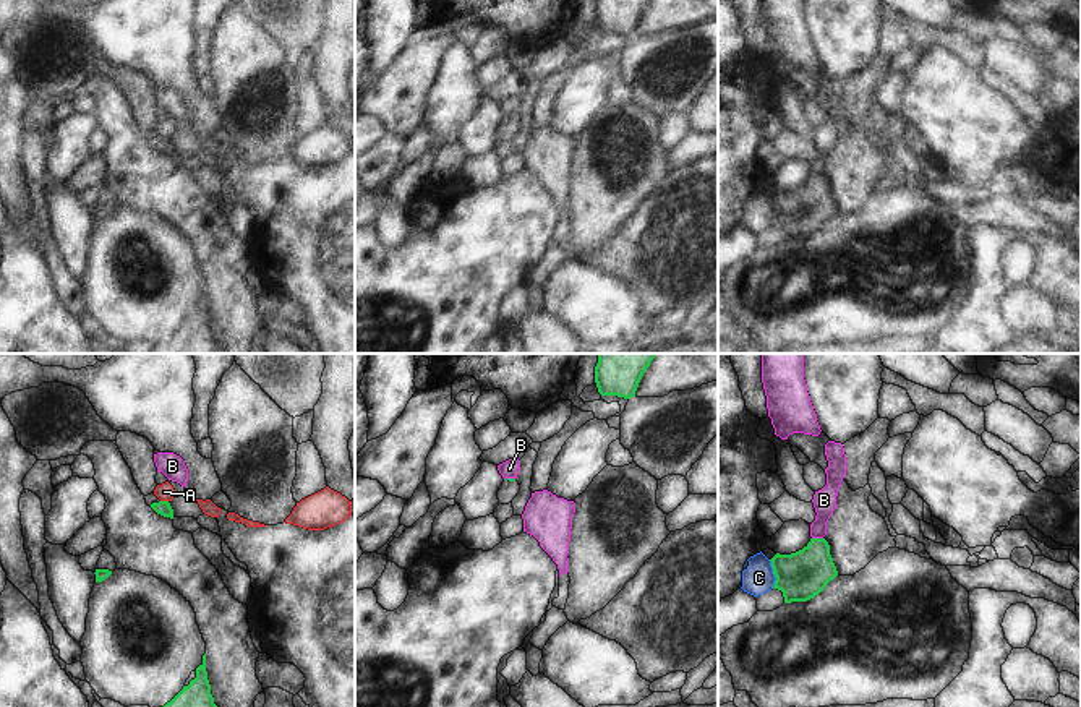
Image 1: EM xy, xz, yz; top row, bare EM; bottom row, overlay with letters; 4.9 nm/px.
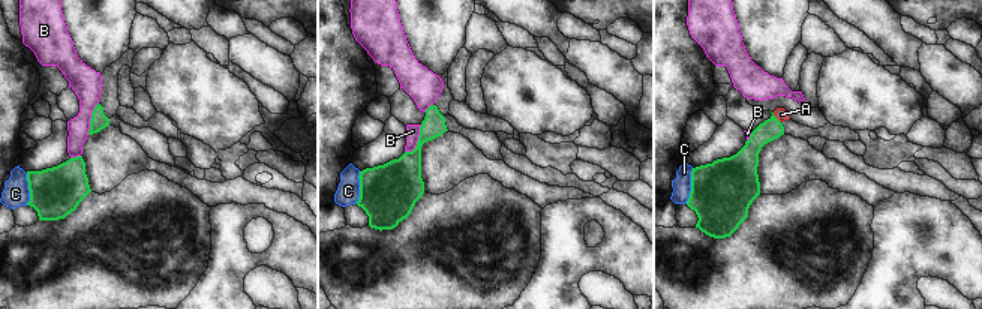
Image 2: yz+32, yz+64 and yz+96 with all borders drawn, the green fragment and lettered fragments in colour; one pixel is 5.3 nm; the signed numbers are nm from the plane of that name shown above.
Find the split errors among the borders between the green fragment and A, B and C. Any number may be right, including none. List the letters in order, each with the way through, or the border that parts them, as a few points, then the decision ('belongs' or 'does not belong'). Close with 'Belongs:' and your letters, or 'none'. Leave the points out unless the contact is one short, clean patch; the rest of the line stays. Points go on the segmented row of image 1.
A: does not belong
B: does not belong
C: along yz (769, 560), (775, 578), (773, 587) | does not belong
Belongs: none

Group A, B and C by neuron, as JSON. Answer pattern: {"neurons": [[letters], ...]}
{"neurons": [["A"], ["B"], ["C"]]}

